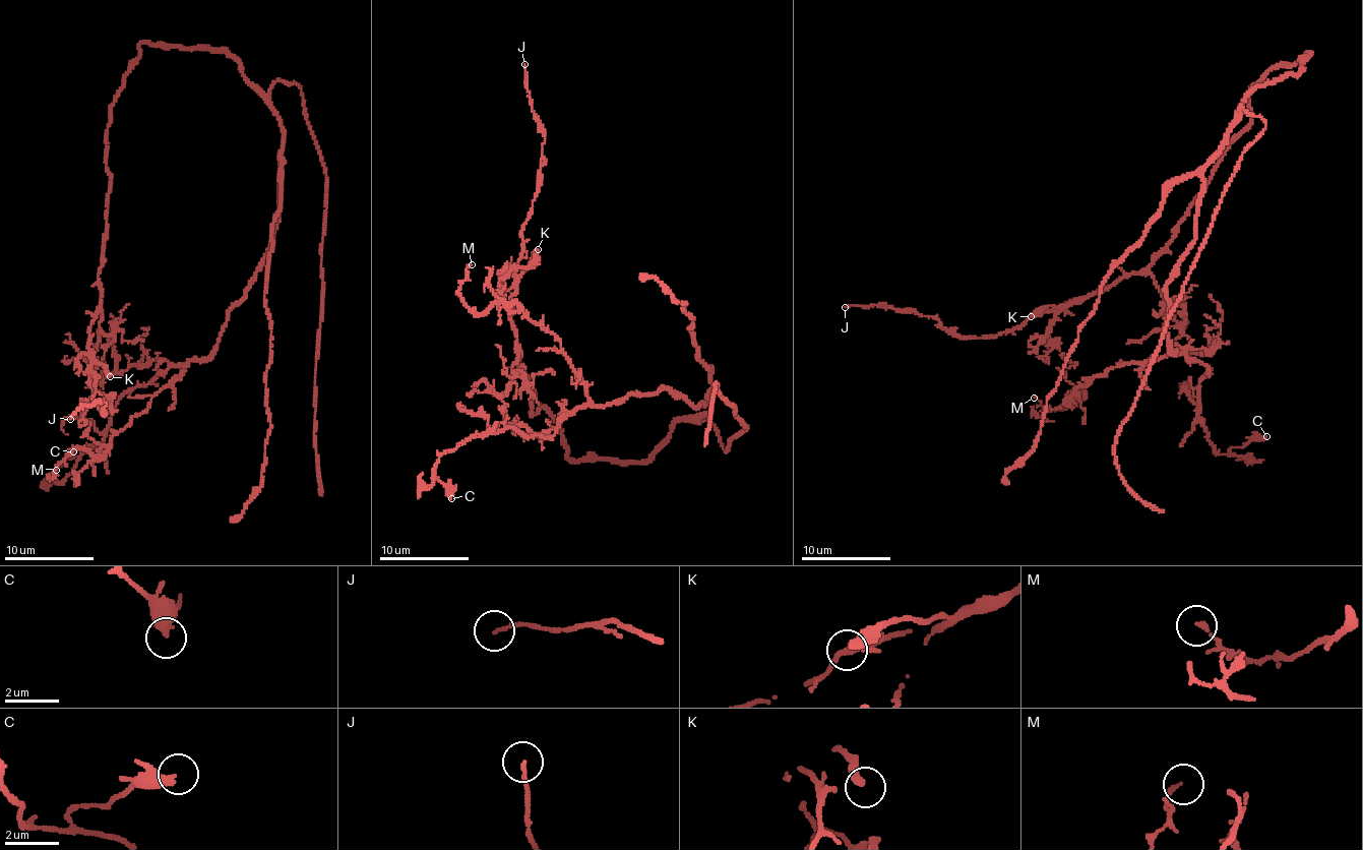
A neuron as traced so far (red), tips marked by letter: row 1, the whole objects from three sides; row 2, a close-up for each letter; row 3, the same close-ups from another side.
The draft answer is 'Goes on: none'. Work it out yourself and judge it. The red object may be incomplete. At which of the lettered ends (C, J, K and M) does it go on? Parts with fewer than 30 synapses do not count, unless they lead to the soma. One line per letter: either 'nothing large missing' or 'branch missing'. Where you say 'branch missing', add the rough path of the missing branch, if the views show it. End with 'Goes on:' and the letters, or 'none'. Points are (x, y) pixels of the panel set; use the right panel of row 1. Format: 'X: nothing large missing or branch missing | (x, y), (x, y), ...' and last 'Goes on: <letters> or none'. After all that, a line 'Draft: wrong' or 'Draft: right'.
C: nothing large missing
J: nothing large missing
K: nothing large missing
M: nothing large missing
Goes on: none
Draft: right

